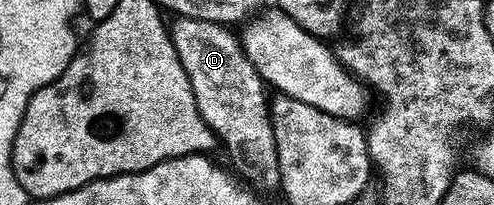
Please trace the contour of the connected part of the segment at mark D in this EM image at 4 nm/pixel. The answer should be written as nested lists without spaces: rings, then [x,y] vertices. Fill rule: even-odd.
[[[175,19],[172,24],[174,45],[178,51],[180,62],[190,79],[190,85],[197,99],[198,109],[205,122],[213,129],[217,139],[224,142],[236,169],[247,181],[258,182],[264,188],[277,189],[282,182],[279,172],[279,148],[276,146],[276,136],[270,100],[266,98],[268,85],[260,78],[256,66],[246,57],[242,49],[241,39],[233,36],[231,29],[224,24],[213,24],[210,21]]]

